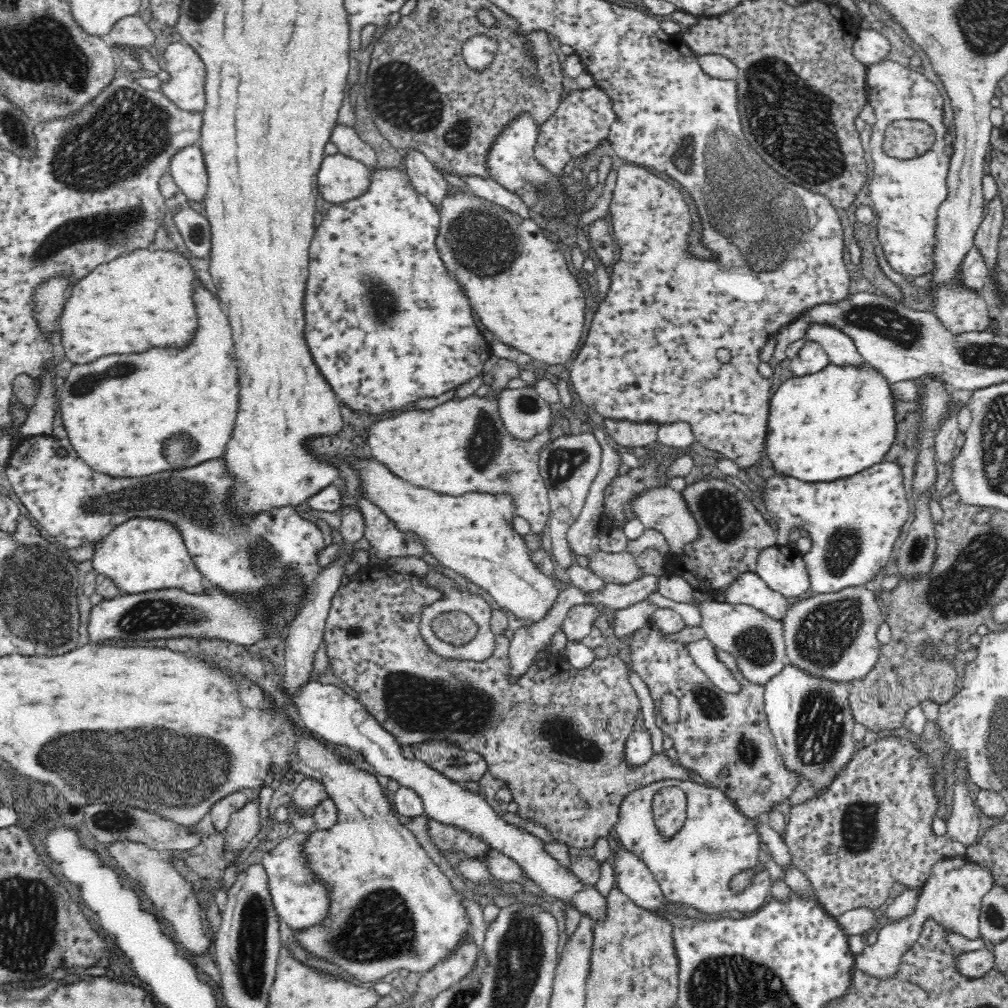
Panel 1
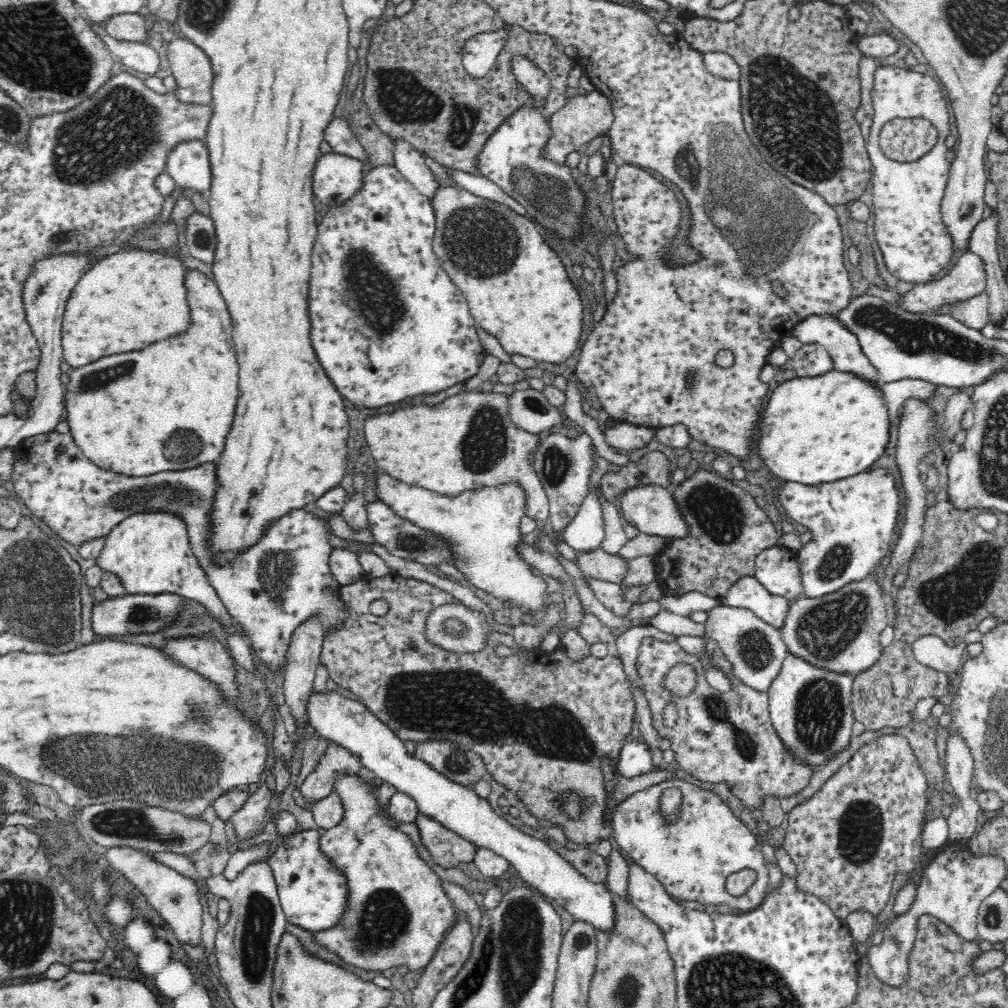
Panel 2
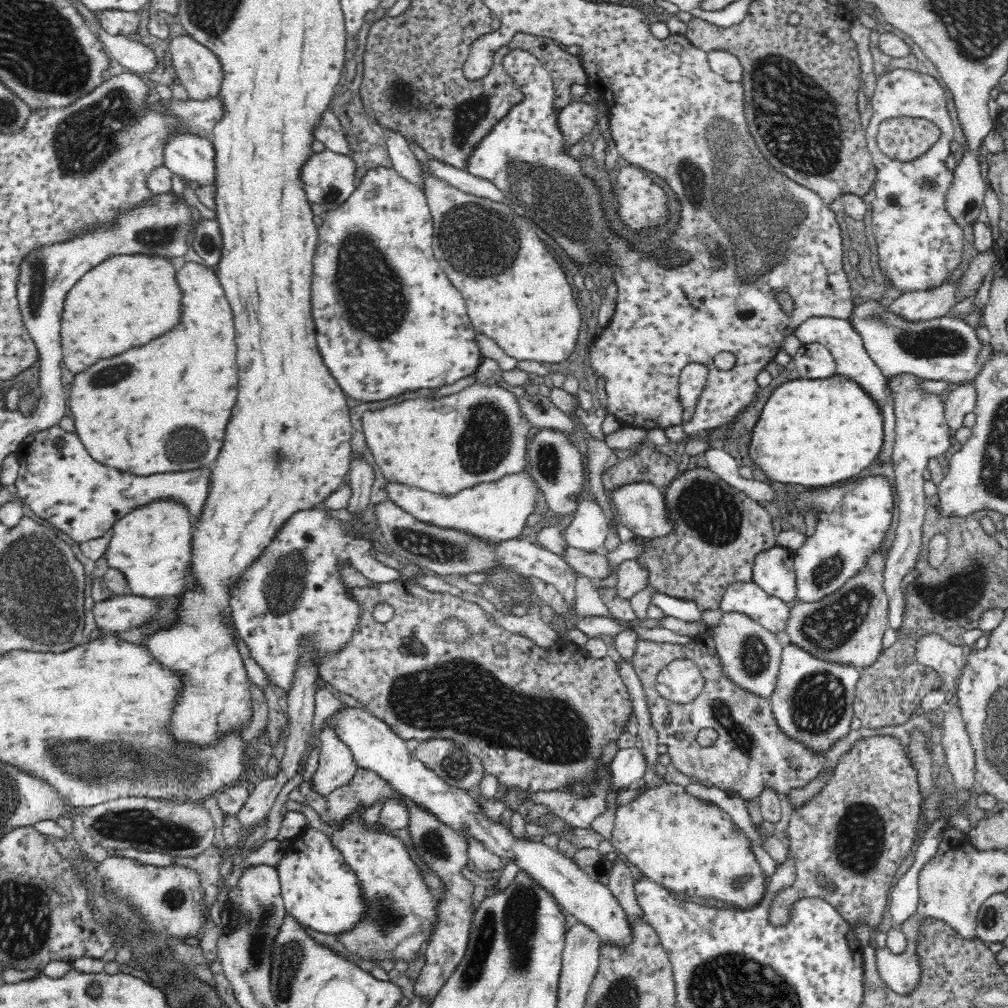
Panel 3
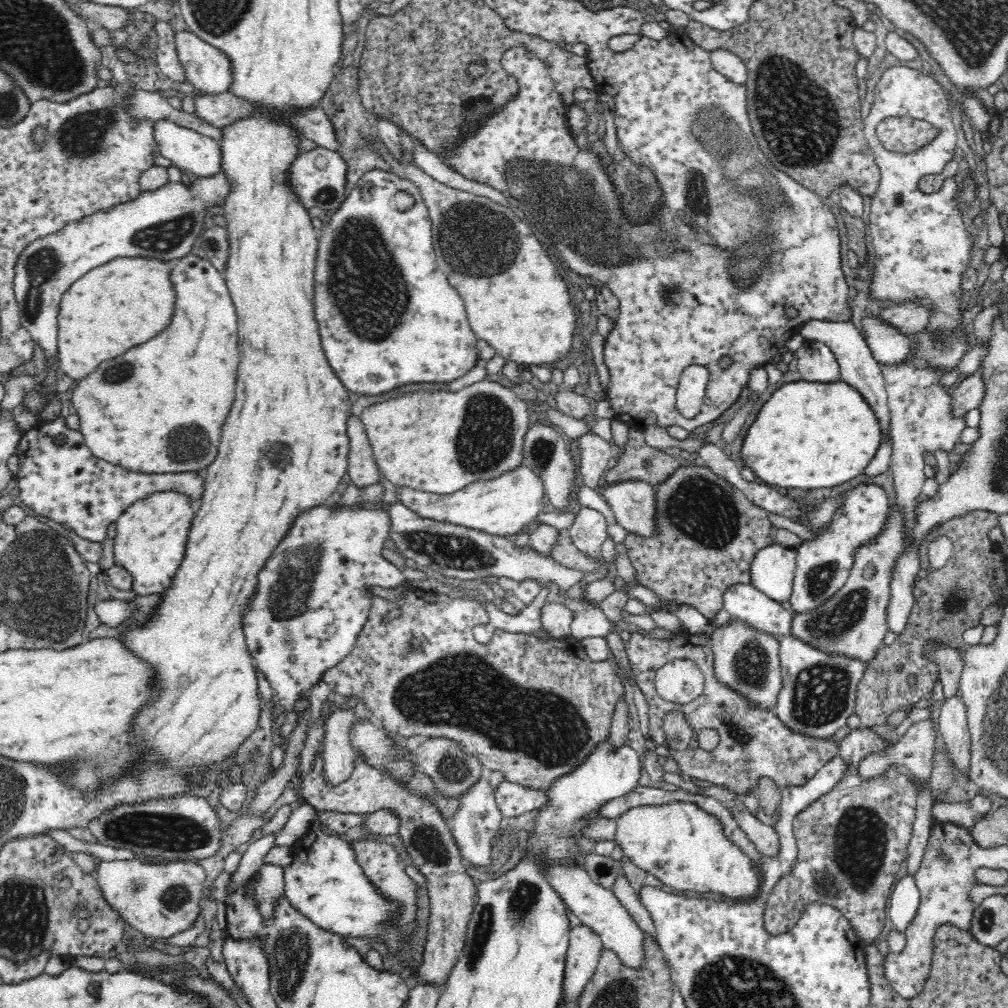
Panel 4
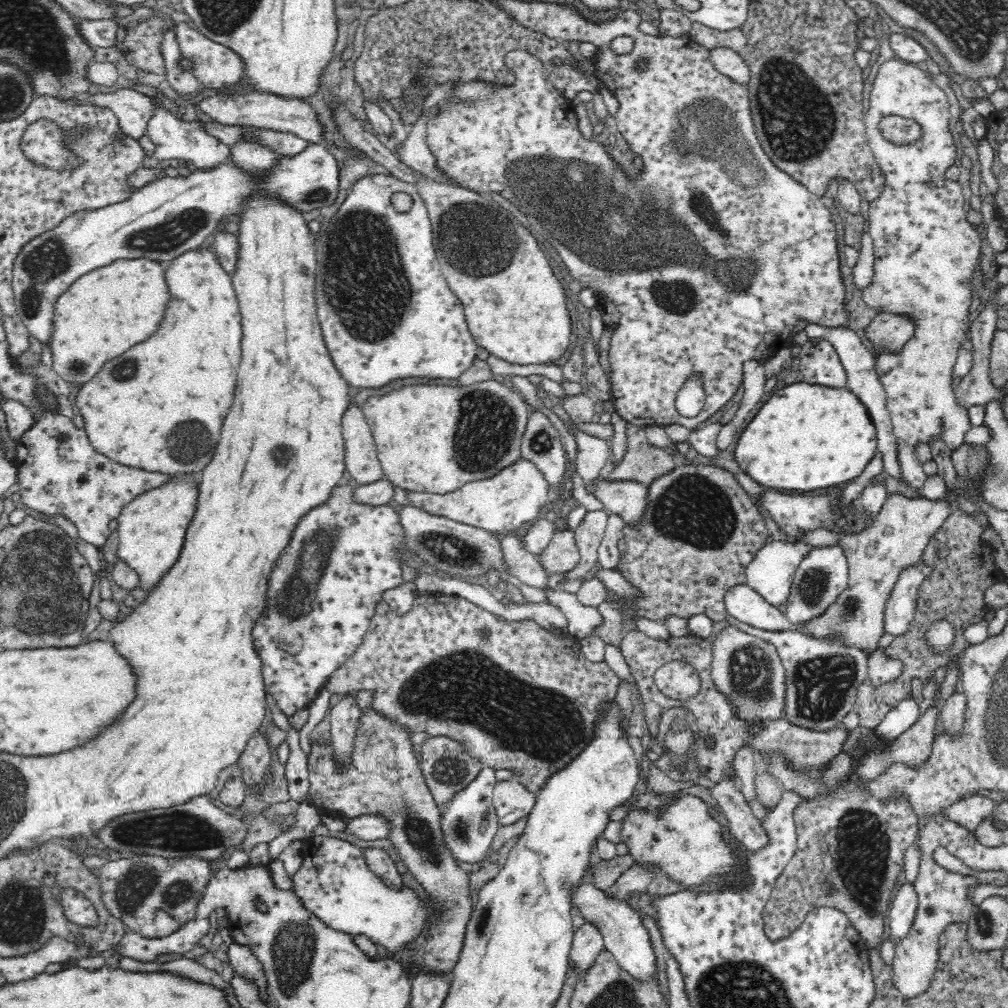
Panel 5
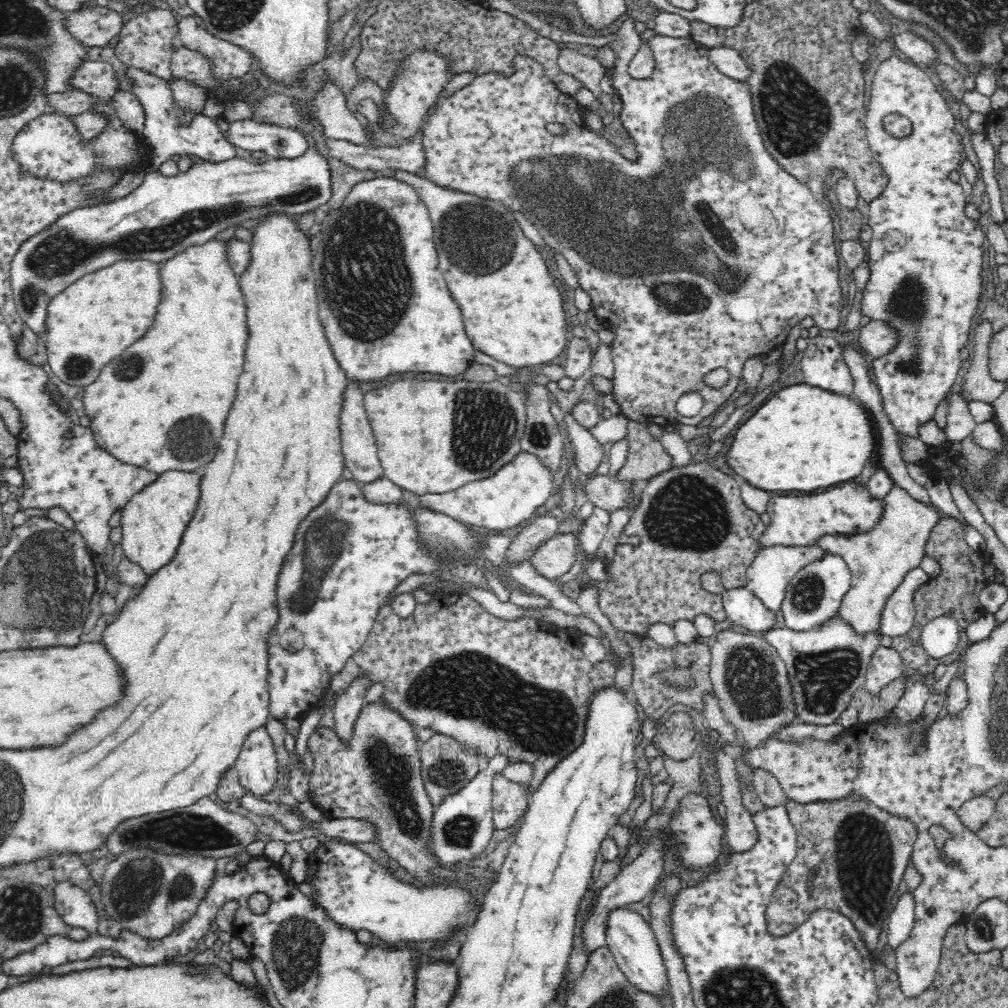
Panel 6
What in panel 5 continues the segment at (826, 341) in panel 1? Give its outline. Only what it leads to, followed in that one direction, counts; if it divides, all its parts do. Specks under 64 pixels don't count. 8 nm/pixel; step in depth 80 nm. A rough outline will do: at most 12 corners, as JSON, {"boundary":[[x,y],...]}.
{"boundary":[[808,323],[846,369],[847,388],[876,427],[884,472],[906,485],[898,437],[875,373],[875,355],[849,328]]}

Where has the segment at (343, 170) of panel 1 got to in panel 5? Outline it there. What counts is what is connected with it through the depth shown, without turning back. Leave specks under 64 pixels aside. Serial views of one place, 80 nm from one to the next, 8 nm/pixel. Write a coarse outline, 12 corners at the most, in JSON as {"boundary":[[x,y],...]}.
{"boundary":[[321,144],[255,174],[226,161],[73,212],[19,250],[13,297],[48,344],[54,303],[118,258],[197,249],[250,196],[335,201]]}

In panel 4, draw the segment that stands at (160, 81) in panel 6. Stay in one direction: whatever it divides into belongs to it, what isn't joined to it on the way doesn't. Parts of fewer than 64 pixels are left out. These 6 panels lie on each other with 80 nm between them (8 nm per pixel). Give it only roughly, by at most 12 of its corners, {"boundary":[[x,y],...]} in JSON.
{"boundary":[[152,121],[159,154],[198,178],[223,168],[220,141]]}

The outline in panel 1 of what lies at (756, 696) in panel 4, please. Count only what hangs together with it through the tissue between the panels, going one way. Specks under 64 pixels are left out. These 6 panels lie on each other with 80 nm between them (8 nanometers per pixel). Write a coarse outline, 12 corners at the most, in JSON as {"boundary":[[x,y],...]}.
{"boundary":[[744,604],[699,605],[712,646],[765,687],[789,662],[782,623]]}

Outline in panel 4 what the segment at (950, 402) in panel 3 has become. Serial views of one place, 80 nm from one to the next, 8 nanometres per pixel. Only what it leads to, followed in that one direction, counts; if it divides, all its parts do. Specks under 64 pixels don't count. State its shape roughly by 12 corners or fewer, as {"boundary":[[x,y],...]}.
{"boundary":[[984,364],[952,390],[952,411],[965,416],[988,393]]}

